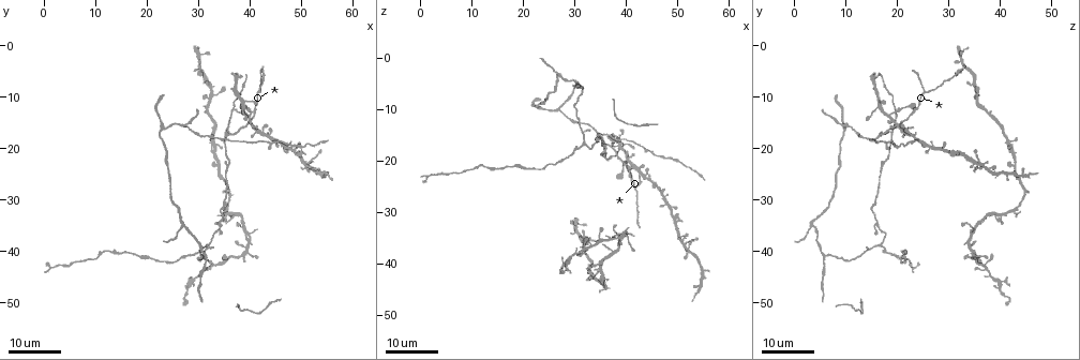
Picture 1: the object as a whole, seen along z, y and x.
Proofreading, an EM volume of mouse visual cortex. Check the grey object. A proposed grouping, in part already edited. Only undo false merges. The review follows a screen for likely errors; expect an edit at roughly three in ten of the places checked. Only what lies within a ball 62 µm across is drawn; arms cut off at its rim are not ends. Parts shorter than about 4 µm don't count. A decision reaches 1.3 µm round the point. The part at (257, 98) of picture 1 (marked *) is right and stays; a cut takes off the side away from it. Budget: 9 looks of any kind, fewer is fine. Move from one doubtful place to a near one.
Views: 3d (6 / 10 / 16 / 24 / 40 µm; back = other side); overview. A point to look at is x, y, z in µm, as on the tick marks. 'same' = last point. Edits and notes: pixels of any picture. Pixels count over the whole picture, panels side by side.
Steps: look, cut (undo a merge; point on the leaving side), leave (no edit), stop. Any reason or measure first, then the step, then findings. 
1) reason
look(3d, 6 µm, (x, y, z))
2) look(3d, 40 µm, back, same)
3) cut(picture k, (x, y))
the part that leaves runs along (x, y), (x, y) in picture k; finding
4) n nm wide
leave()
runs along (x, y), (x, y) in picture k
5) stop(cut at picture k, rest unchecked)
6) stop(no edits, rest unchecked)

branch point
look(3d, 16 µm, (35.5, 17.0, 19.0))

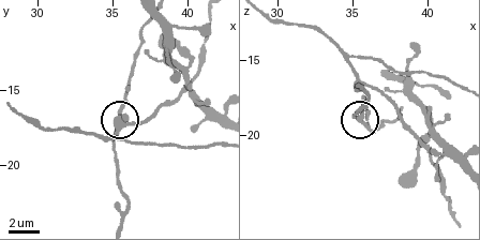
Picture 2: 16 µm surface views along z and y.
zoom in
look(3d, 6 µm, same)

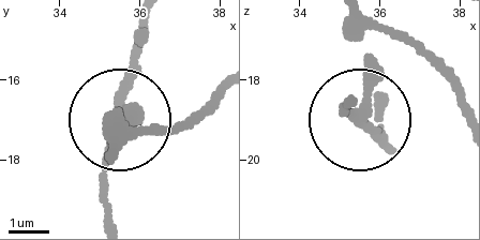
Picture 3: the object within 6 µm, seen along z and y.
3 arms
leave()
runs along (220, 88), (179, 122), (128, 125), (118, 94), (138, 27) in picture 3; one neuron here

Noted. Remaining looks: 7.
look(3d, 24 µm, (27.0, 16.0, 10.0))

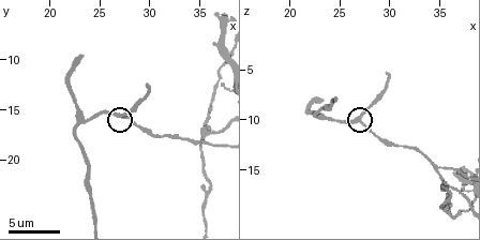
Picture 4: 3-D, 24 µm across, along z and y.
look(3d, 10 µm, (27.0, 15.6, 9.8))

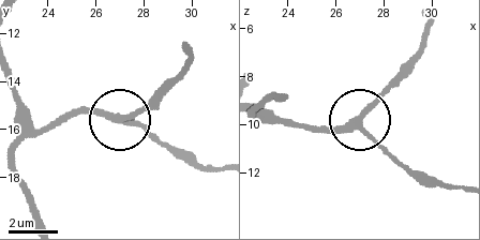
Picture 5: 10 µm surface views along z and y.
side arm 7 µm
leave()
runs along (458, 189), (409, 170), (365, 126), (365, 115), (401, 80) in picture 5; one neuron here

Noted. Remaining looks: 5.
side arm on a straight run
look(3d, 6 µm, (34.8, 18.4, 14.8))

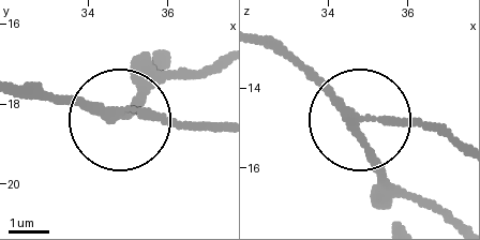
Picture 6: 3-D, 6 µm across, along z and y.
look(3d, 6 µm, back, (34.75, 18.25, 14.80))

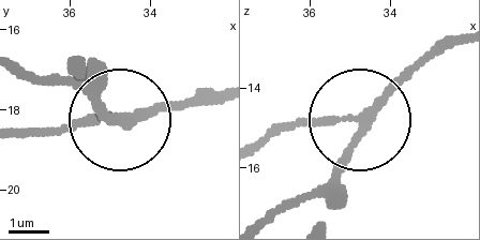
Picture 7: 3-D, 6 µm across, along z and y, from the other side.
210 nm wide
leave()
runs along (19, 65), (119, 117), (23, 126) in picture 7; all the same neuron

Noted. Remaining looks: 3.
a fork
look(3d, 16 µm, (32.0, 39.0, 16.5))

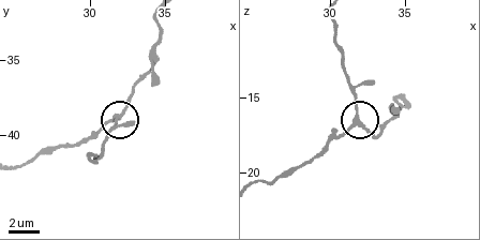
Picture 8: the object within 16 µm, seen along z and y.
look(3d, 10 µm, same)

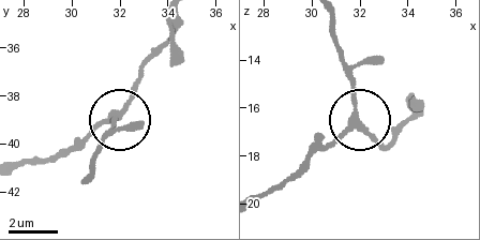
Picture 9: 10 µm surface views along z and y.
leave()
runs along (178, 19), (124, 111), (70, 152) in picture 9; continuous, no second neuron

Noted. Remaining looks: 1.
stop(no edits, rest unchecked)

